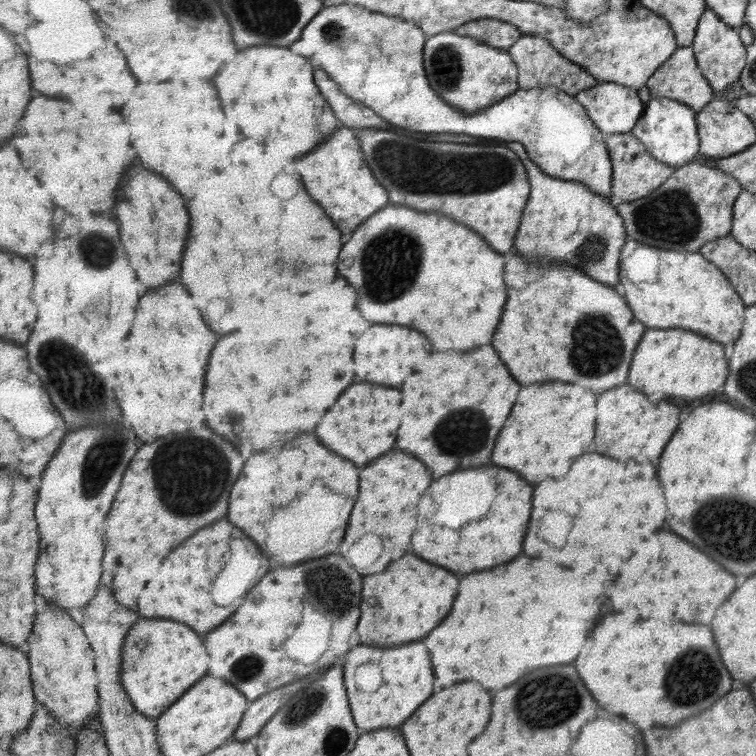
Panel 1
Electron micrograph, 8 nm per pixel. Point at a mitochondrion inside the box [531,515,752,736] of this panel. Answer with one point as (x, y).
(694, 676)

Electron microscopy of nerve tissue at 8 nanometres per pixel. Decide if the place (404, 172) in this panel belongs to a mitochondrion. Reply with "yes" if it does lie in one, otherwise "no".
yes

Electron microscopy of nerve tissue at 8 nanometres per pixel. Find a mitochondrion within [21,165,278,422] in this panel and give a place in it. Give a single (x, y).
(85, 395)

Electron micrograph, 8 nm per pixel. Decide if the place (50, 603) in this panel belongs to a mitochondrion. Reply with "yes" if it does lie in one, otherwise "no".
no

